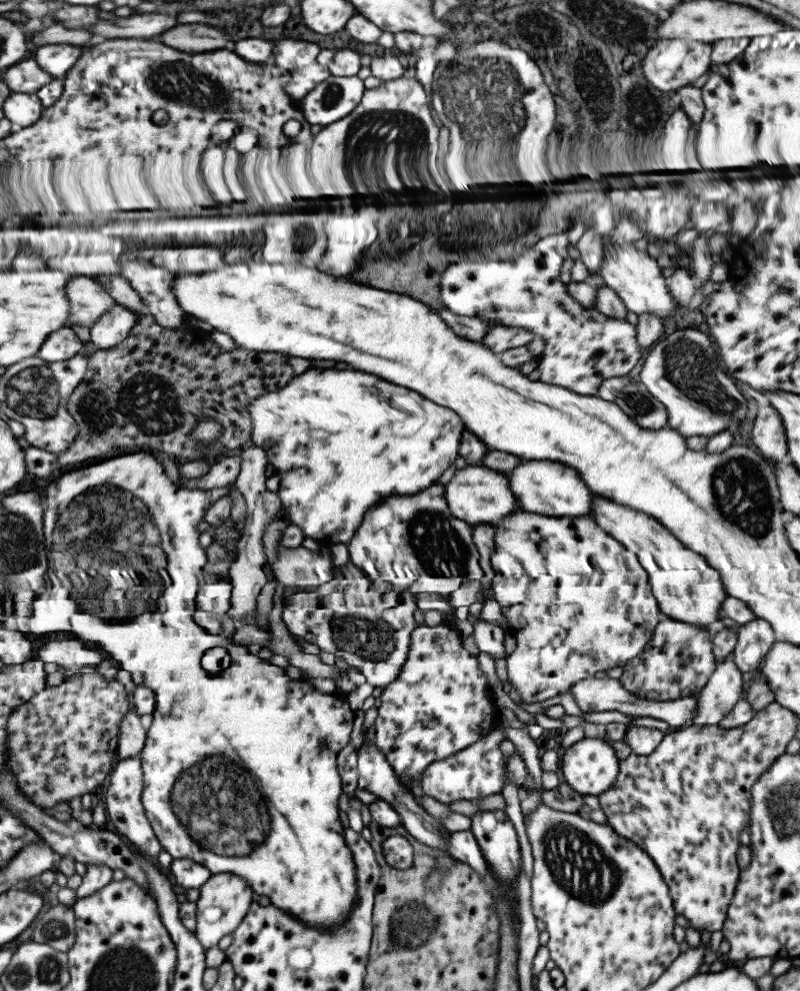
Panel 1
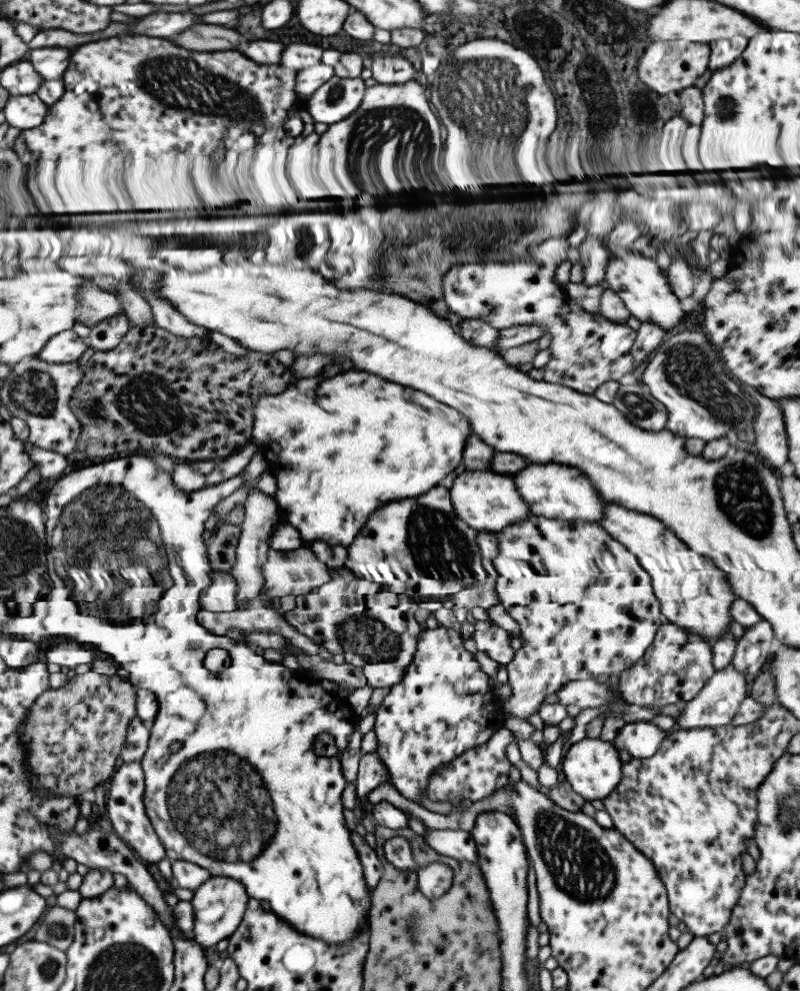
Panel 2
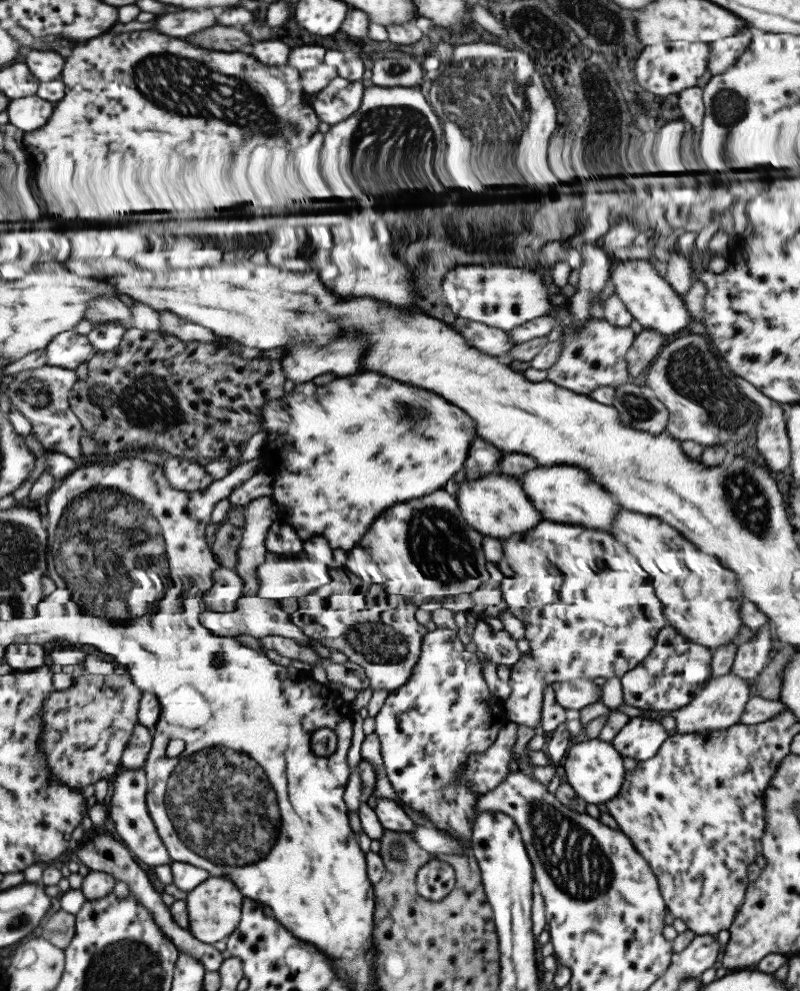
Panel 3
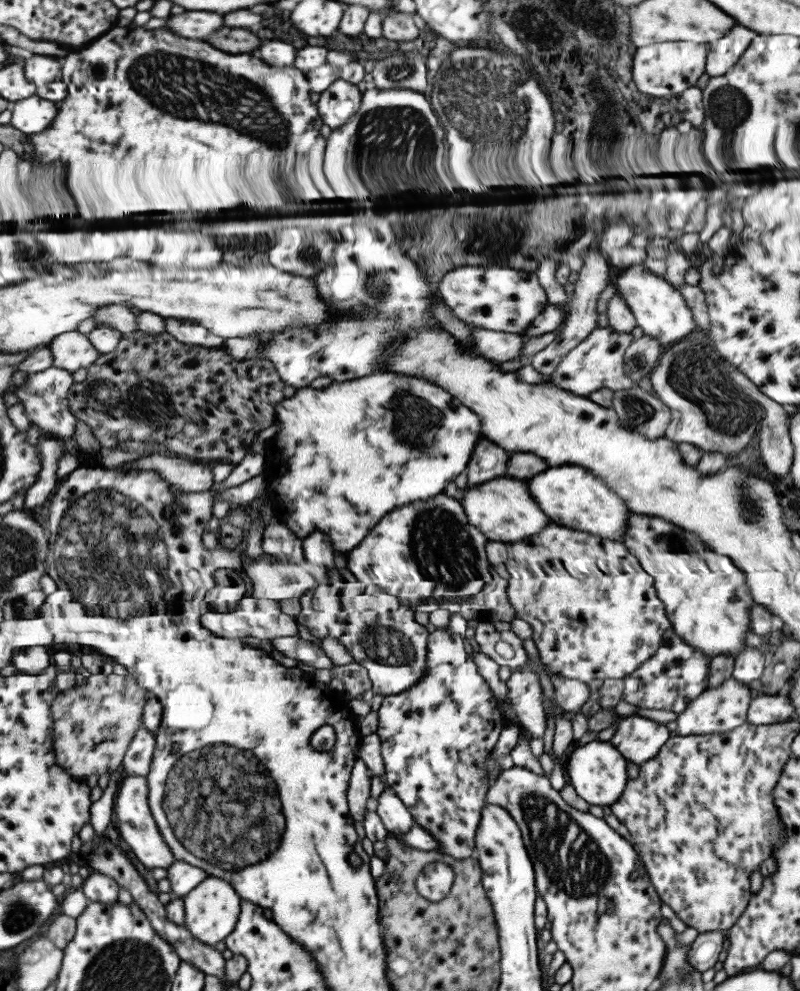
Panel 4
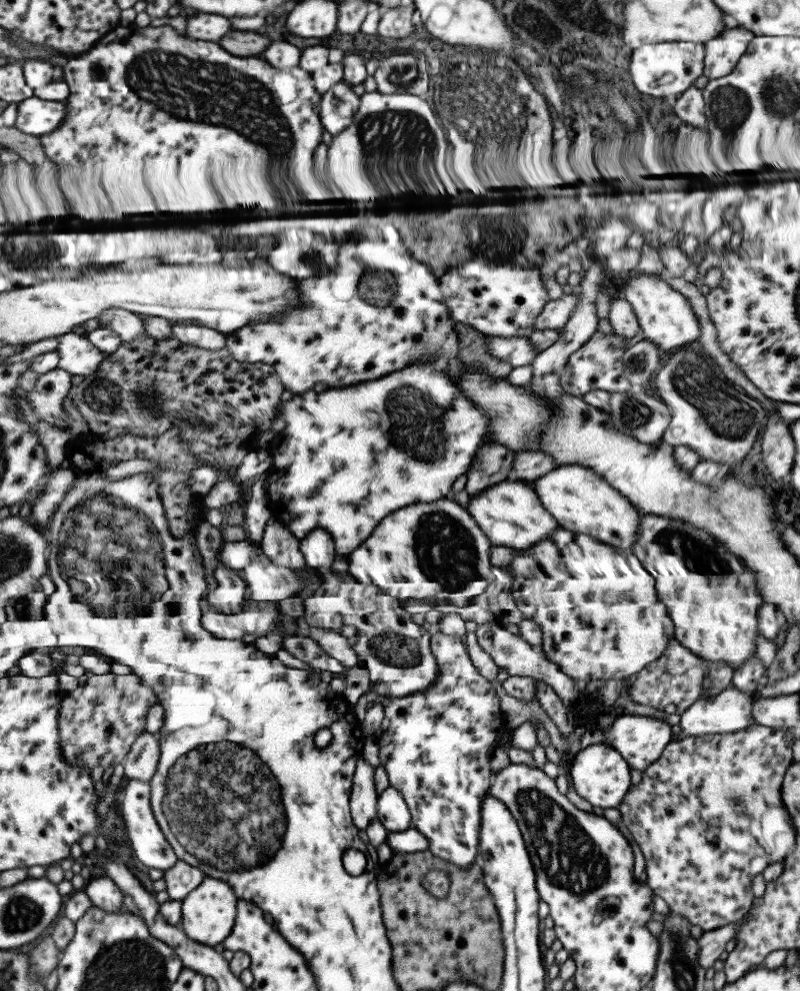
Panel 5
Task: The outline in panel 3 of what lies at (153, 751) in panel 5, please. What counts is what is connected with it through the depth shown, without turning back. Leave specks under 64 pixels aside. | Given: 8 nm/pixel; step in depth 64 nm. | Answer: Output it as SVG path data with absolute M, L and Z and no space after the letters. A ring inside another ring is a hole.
M139 724L133 728L133 733L121 754L119 760L121 769L143 771L145 760L151 749L152 737L149 730Z

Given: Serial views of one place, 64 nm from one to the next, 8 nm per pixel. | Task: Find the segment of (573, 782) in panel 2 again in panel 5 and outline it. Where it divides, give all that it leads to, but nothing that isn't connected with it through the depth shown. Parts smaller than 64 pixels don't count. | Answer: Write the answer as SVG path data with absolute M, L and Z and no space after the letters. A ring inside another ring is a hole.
M602 743L579 750L571 762L568 773L571 776L575 792L592 807L615 808L631 786L630 769L625 759L621 758L621 755L612 747L607 747Z

